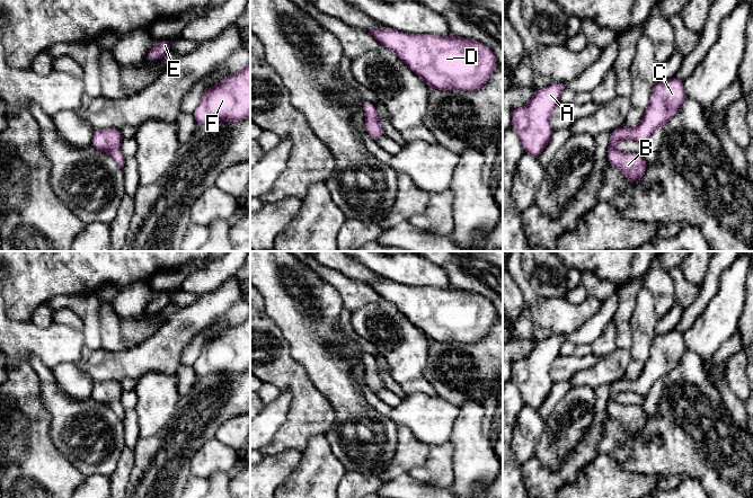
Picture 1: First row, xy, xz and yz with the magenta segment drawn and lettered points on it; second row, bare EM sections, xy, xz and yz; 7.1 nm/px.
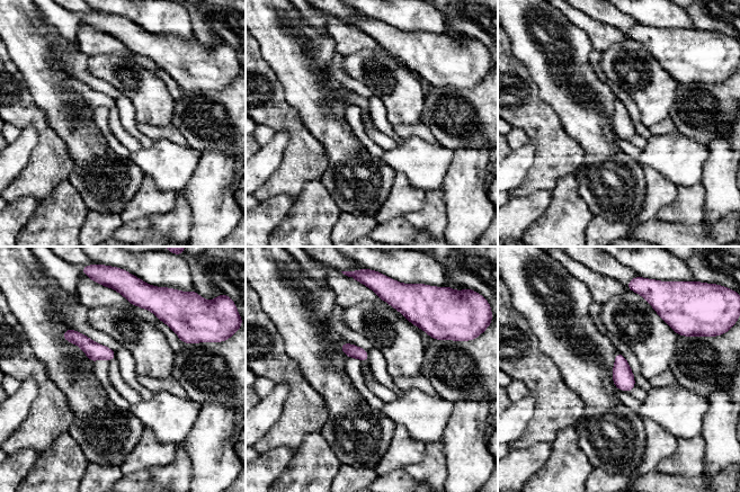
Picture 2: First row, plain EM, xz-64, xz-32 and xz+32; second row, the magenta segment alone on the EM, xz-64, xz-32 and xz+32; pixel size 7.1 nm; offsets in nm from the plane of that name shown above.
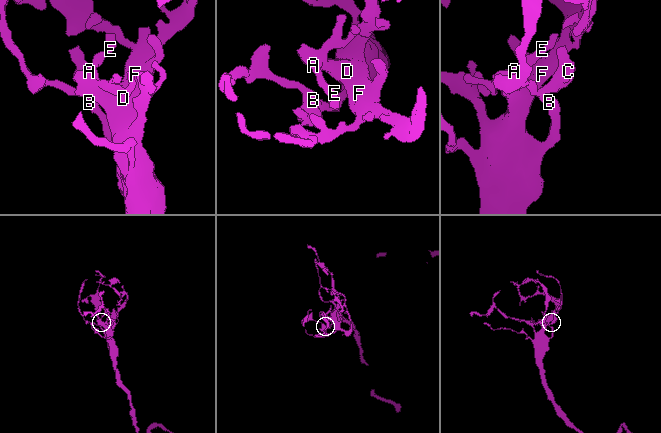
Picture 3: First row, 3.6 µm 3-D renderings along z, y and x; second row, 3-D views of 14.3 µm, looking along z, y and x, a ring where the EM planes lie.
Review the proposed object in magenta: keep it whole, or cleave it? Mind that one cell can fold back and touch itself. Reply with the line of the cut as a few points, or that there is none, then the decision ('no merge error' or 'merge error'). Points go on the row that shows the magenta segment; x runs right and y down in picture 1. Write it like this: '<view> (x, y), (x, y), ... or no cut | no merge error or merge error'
no cut | no merge error

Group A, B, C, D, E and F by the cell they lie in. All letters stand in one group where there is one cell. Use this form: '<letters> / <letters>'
A B C D E F

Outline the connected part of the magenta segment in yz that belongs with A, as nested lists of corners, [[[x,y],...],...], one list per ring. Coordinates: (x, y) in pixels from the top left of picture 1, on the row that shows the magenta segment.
[[[558,82],[535,89],[532,99],[523,107],[511,110],[512,124],[519,134],[524,152],[539,157],[551,140],[552,110],[568,83]]]

